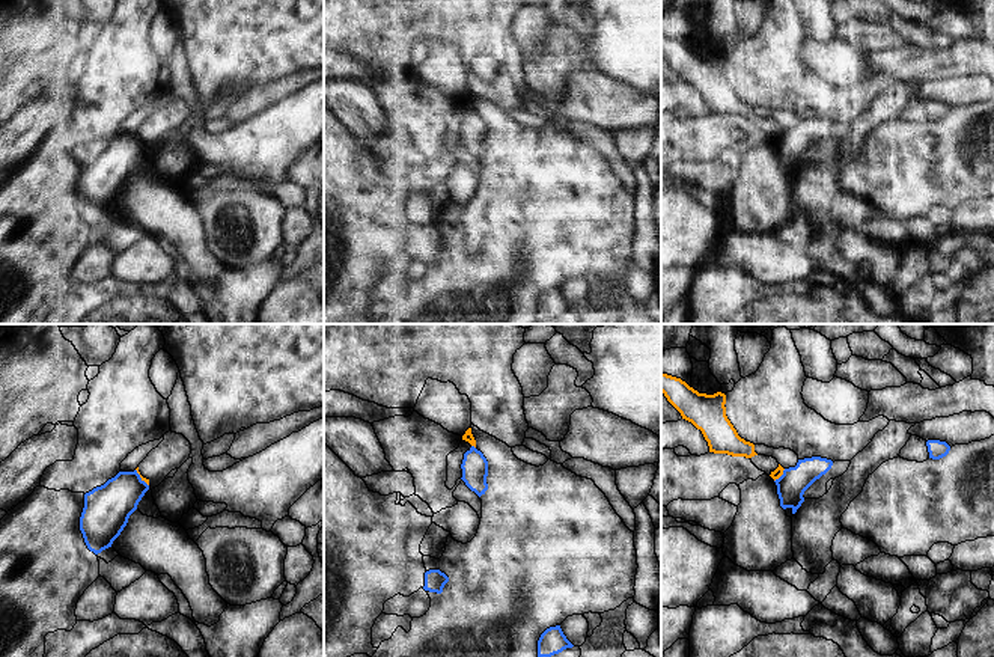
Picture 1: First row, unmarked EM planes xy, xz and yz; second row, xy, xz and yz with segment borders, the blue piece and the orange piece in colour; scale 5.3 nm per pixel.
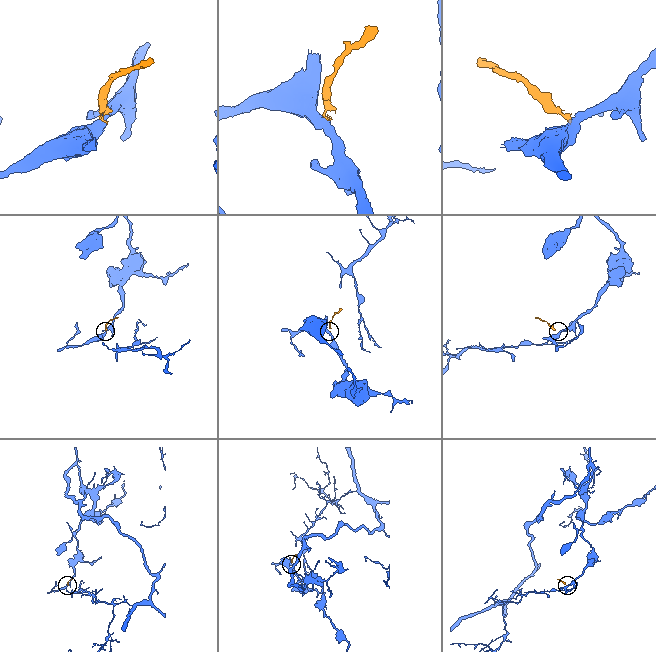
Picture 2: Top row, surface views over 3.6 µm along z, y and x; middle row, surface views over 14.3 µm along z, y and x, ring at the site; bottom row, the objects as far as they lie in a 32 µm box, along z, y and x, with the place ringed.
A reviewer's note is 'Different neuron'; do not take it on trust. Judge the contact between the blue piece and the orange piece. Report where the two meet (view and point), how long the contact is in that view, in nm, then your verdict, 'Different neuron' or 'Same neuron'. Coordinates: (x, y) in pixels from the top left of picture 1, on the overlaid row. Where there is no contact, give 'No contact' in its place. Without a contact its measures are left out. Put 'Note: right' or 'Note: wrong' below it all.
Touches blue at xy (140, 478). Shared border 120 nm. Different neuron
Note: right

